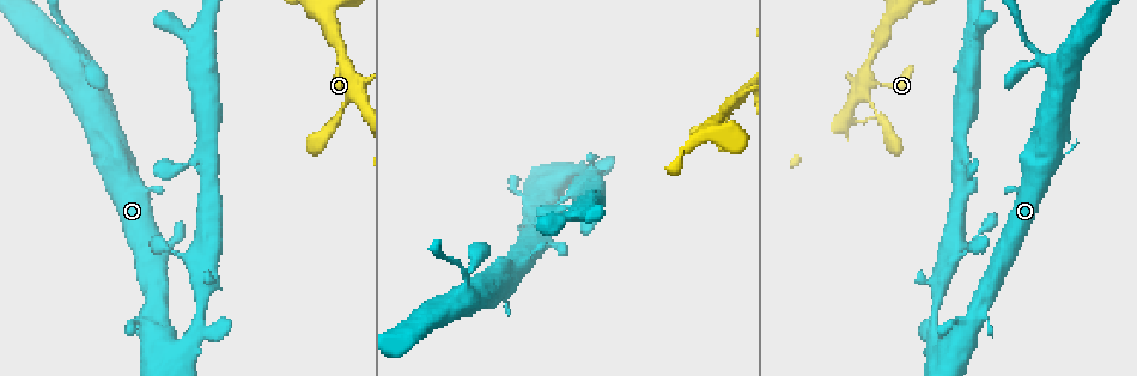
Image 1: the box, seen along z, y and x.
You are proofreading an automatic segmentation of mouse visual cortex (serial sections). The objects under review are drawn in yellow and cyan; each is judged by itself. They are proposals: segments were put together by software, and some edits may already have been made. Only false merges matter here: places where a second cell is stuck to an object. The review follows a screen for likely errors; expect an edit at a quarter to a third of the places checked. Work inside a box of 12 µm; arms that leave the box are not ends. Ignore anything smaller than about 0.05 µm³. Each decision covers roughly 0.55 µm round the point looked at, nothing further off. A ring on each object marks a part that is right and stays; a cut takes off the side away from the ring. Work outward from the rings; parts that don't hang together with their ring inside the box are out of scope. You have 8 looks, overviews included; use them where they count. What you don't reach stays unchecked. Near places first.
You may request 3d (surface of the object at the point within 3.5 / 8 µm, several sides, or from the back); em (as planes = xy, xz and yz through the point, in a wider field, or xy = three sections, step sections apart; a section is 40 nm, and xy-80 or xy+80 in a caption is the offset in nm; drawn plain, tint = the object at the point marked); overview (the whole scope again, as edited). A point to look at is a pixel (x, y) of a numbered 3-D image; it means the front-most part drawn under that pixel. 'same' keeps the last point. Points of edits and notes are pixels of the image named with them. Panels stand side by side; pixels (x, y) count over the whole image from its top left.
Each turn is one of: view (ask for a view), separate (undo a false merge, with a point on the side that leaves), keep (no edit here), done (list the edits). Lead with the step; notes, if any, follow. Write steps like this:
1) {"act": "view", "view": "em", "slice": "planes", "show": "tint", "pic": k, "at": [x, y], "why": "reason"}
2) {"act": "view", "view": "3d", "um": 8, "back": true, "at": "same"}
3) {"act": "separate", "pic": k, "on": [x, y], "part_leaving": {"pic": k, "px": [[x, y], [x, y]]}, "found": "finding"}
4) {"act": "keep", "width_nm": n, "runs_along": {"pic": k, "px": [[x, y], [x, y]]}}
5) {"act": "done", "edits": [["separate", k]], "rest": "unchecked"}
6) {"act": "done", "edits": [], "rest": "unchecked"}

{"act": "view", "view": "3d", "um": 8, "back": true, "pic": 1, "at": [725, 103], "why": "four-way junction"}

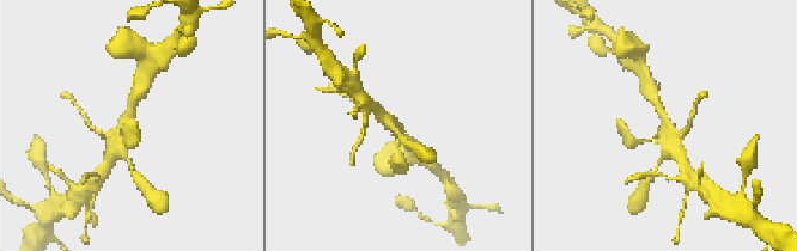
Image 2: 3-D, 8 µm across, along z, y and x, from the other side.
{"act": "view", "view": "em", "slice": "xy", "step": 1, "show": "tint", "pic": 2, "at": [665, 127], "arms": 4, "arm_widths_nm": [150, 200, 250, 300], "why": "shape alone is not enough"}

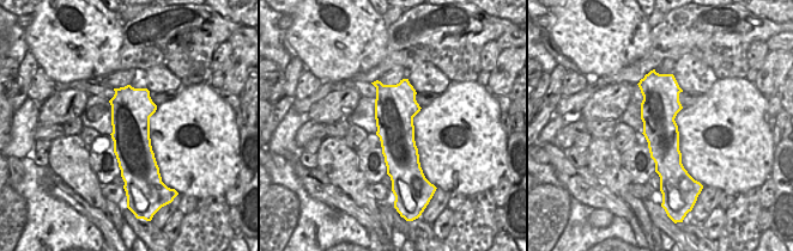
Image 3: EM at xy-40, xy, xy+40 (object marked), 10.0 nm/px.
{"act": "keep", "runs_along": {"pic": 2, "px": [[636, 141], [655, 139], [663, 129], [651, 96]]}, "found": "one cell here"}

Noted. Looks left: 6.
{"act": "view", "view": "3d", "um": 8, "back": true, "pic": 1, "at": [935, 358], "why": "sudden change in width"}

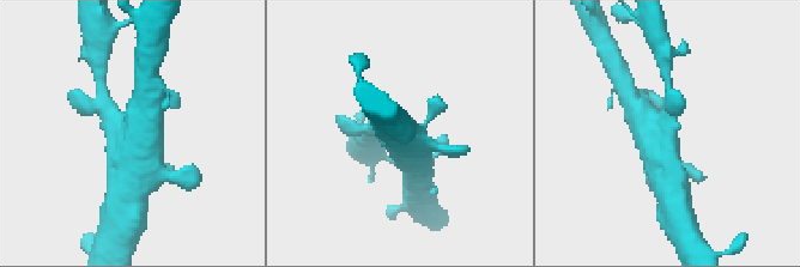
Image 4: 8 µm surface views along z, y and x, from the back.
{"act": "view", "view": "3d", "um": 3.5, "pic": 4, "at": [120, 130], "why": "closer look"}

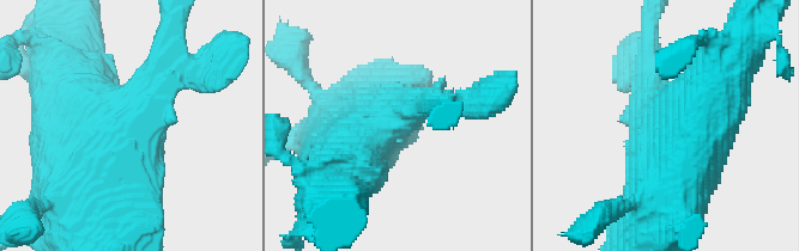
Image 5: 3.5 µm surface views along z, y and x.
{"act": "view", "view": "em", "slice": "xy", "step": 5, "show": "tint", "pic": 5, "at": [123, 129], "why": "now the EM"}

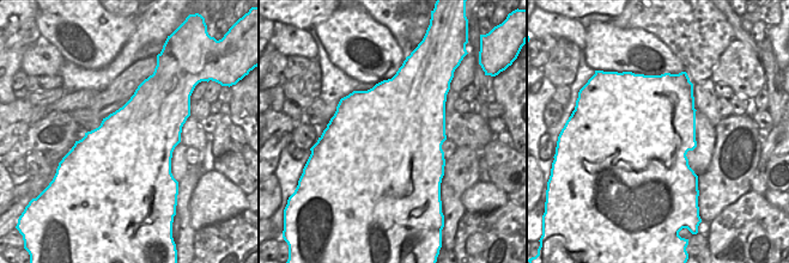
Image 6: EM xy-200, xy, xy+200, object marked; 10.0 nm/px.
{"act": "keep", "runs_along": {"pic": 5, "px": [[344, 165], [395, 112], [433, 106]]}, "found": "continuous, no second cell"}

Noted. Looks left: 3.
{"act": "view", "view": "3d", "um": 3.5, "pic": 1, "at": [1052, 66]}

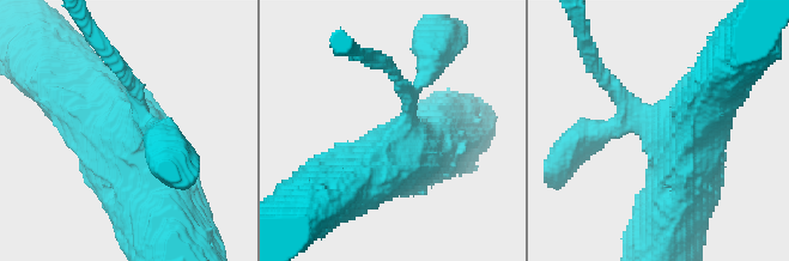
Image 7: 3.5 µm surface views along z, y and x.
{"act": "view", "view": "em", "slice": "xy", "step": 1, "show": "tint", "pic": 7, "at": [141, 135]}

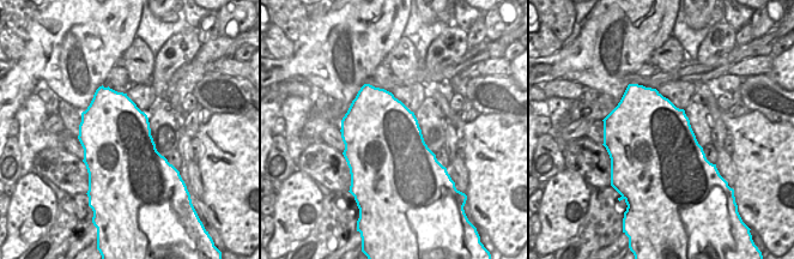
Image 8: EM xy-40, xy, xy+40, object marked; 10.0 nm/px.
{"act": "view", "view": "em", "slice": "planes", "show": "tint", "at": "same", "why": "another direction"}

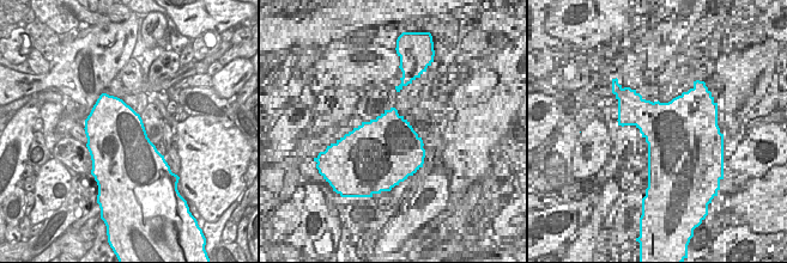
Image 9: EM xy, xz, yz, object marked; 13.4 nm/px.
{"act": "separate", "pic": 7, "on": [598, 73], "part_leaving": {"pic": 7, "px": [[624, 101], [590, 60], [582, 30]]}, "found": "a second cell is stuck on"}

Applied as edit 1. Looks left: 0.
{"act": "done", "edits": [["separate", 7]], "rest": "unchecked"}

